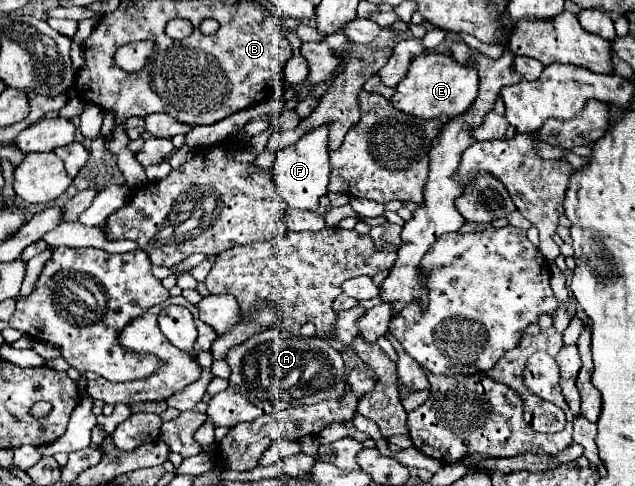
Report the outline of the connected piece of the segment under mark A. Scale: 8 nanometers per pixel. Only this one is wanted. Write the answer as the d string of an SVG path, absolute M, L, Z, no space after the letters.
M265 330L233 346L225 360L231 368L229 386L211 398L207 408L207 418L213 426L231 428L277 410L339 398L345 390L345 382L341 382L345 376L341 354L315 336L305 338L297 332Z

